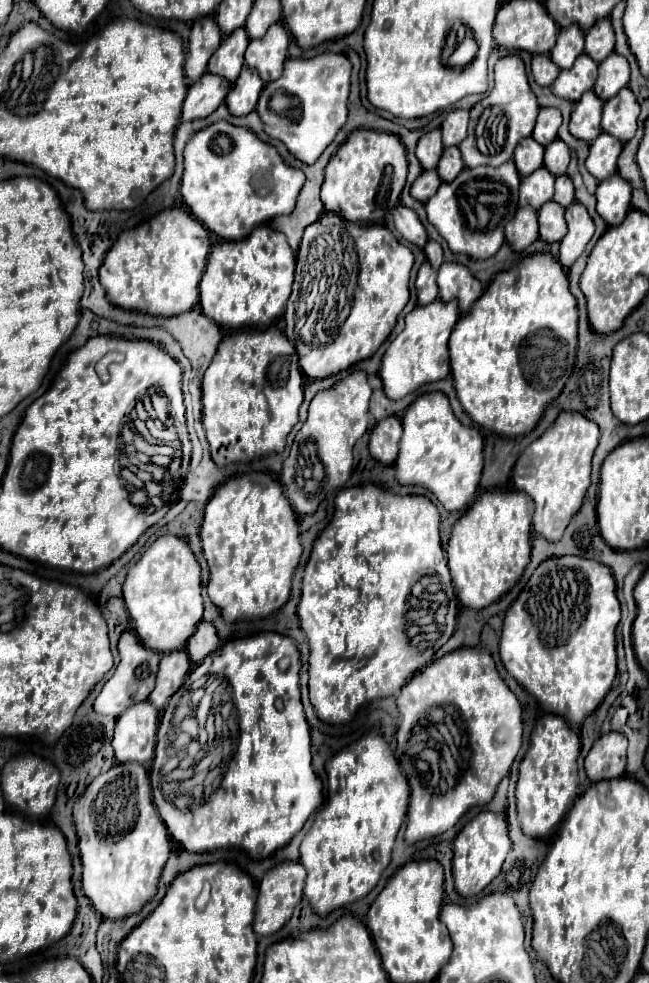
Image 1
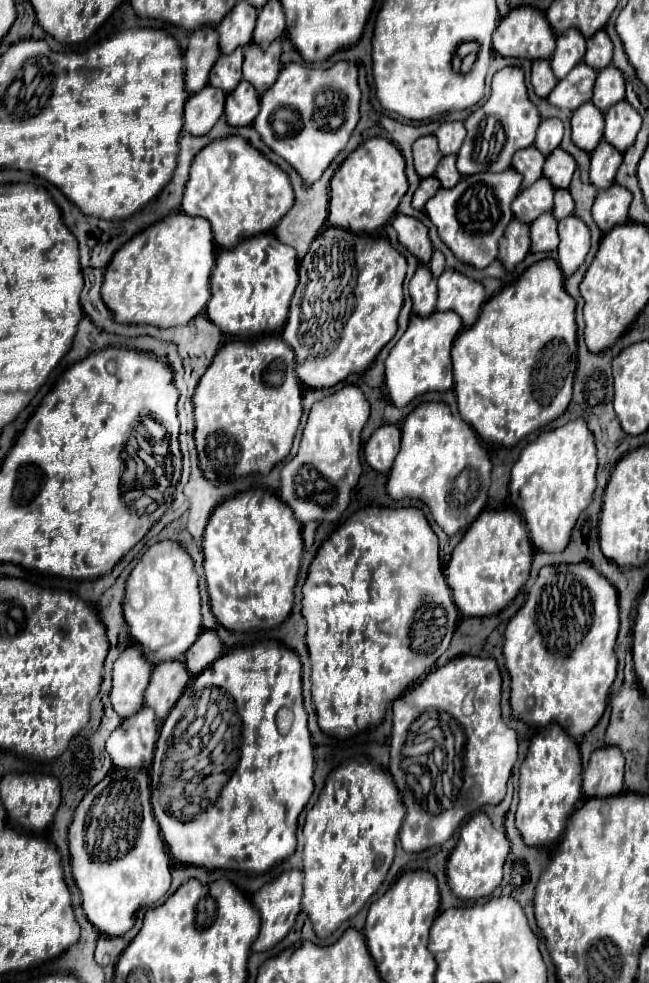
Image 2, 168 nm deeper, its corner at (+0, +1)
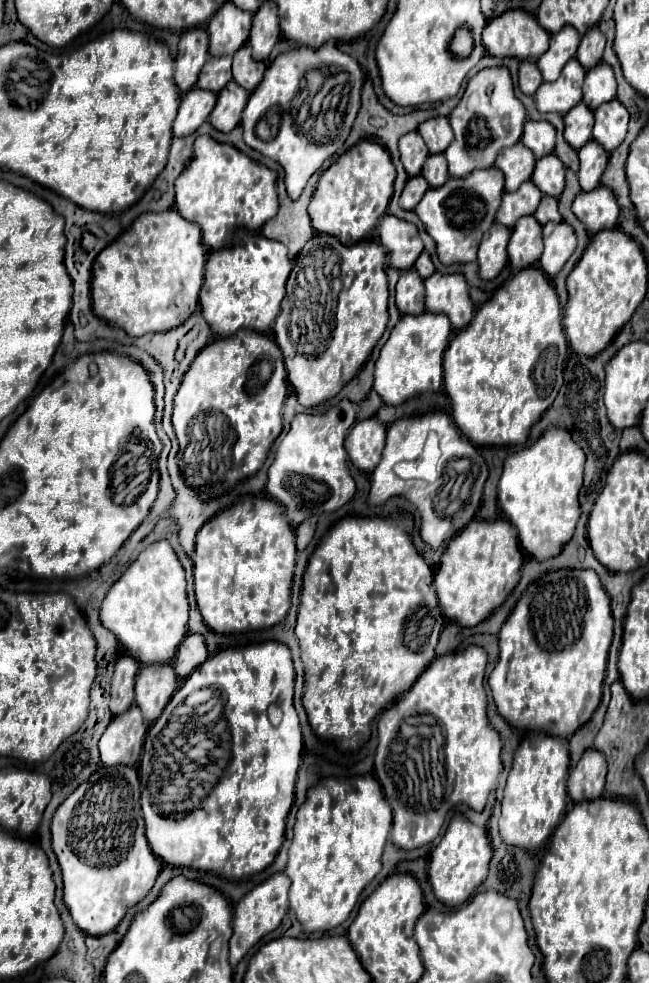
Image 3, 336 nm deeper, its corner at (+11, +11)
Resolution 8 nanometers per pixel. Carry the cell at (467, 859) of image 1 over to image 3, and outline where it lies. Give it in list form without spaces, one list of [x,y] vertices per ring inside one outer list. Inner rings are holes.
[[[456,813],[452,817],[440,845],[432,851],[432,857],[430,857],[428,875],[430,875],[430,883],[432,883],[436,899],[446,905],[464,903],[476,891],[476,887],[488,877],[492,853],[494,851],[490,845],[488,831],[484,827],[474,825],[464,815]]]

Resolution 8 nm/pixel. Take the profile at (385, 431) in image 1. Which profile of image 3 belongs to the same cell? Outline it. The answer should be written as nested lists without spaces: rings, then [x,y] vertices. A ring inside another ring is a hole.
[[[372,417],[354,425],[354,429],[346,437],[346,451],[350,461],[358,469],[372,473],[382,457],[384,443],[386,443],[386,425],[380,419]]]

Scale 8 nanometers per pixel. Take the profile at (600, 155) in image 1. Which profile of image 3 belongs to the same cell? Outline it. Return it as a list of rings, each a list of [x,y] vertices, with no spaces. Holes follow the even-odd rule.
[[[592,139],[578,151],[578,157],[580,157],[578,177],[580,177],[582,191],[596,189],[600,185],[600,177],[606,167],[606,161],[608,161],[606,149],[598,141]]]

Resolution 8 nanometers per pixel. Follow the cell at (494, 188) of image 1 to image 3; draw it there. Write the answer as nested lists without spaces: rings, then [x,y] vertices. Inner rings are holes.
[[[496,167],[476,169],[466,177],[450,177],[442,187],[428,189],[416,205],[416,215],[426,227],[426,233],[438,245],[438,257],[444,265],[476,261],[478,245],[496,221],[496,211],[504,195],[502,173]]]

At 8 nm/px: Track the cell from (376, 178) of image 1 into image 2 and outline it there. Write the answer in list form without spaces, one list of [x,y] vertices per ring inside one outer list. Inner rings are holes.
[[[367,139],[343,161],[343,165],[331,179],[331,201],[327,221],[333,227],[353,231],[355,235],[371,235],[373,231],[391,221],[405,193],[407,179],[405,159],[401,151],[397,151],[397,147],[387,139]]]

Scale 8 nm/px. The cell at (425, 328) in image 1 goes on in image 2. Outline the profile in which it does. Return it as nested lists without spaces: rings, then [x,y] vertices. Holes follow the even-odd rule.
[[[435,311],[429,317],[413,315],[407,331],[391,349],[385,359],[385,385],[389,399],[395,407],[405,407],[417,395],[429,391],[449,391],[453,387],[453,371],[451,371],[451,345],[461,331],[461,317],[455,311],[439,313]]]

